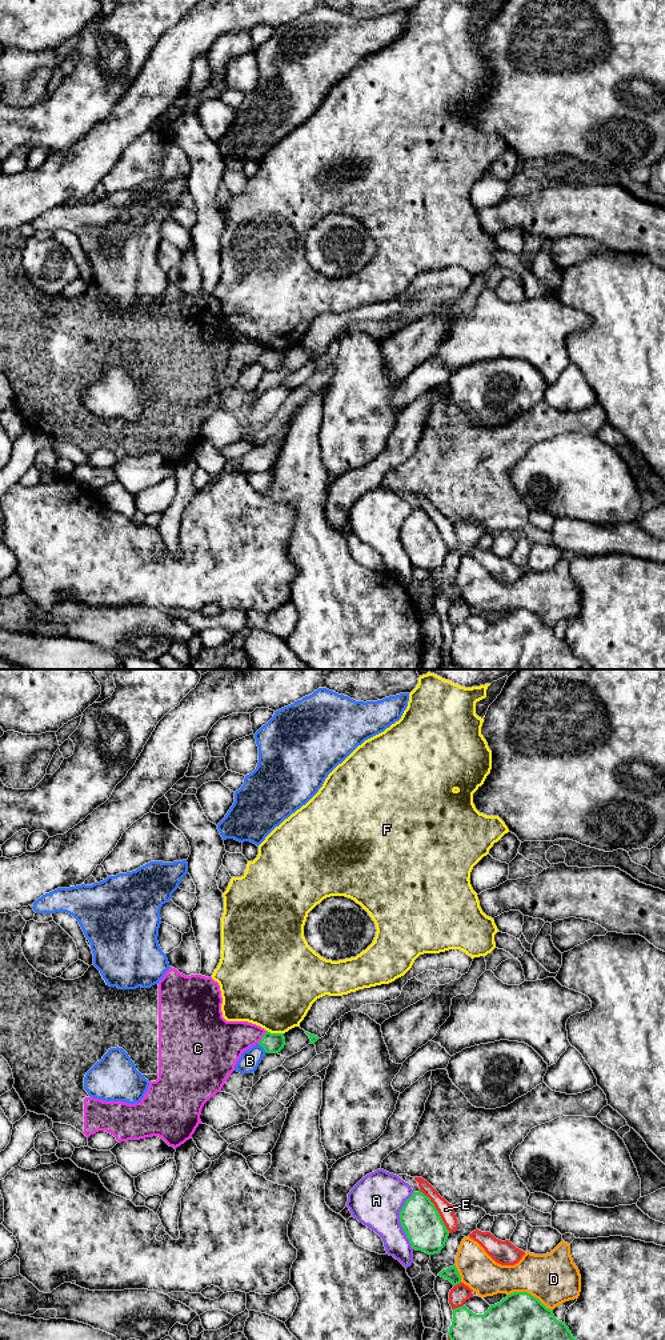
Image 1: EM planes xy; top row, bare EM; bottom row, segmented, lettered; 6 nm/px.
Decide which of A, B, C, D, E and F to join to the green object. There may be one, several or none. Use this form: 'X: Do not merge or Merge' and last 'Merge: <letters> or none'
A: Do not merge
B: Do not merge
C: Do not merge
D: Do not merge
E: Do not merge
F: Do not merge
Merge: none

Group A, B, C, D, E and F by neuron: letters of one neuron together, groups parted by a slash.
A / B / C / D / E / F

